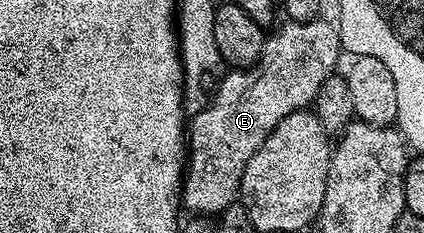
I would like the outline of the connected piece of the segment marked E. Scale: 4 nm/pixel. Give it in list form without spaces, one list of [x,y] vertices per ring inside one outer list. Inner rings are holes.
[[[326,18],[296,22],[286,20],[273,29],[272,35],[262,48],[260,58],[251,68],[230,70],[217,81],[212,92],[212,99],[206,107],[193,113],[188,124],[188,159],[184,164],[184,179],[180,204],[190,214],[220,214],[229,204],[239,199],[244,178],[244,166],[248,166],[248,158],[260,150],[264,138],[288,114],[309,109],[316,98],[316,90],[338,67],[338,57],[343,51],[342,41],[338,39],[338,29]]]

